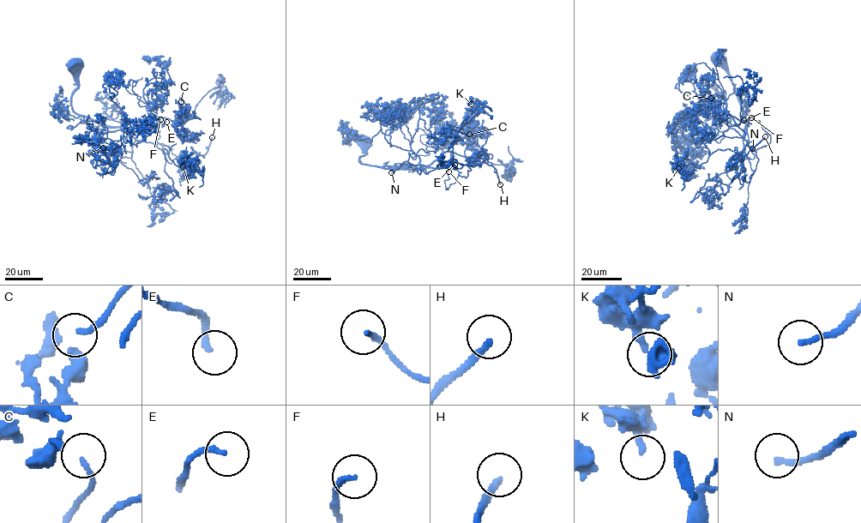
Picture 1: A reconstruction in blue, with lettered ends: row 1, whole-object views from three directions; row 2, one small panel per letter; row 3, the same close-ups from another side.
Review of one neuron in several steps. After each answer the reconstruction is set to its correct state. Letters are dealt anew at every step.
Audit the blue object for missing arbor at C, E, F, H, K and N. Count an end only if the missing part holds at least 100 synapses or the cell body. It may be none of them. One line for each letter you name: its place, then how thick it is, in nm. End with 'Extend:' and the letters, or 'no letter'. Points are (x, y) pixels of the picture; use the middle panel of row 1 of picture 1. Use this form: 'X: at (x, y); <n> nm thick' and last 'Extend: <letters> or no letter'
F: at (448, 171); 180 nm thick
N: at (391, 172); 190 nm thick
Extend: F, N

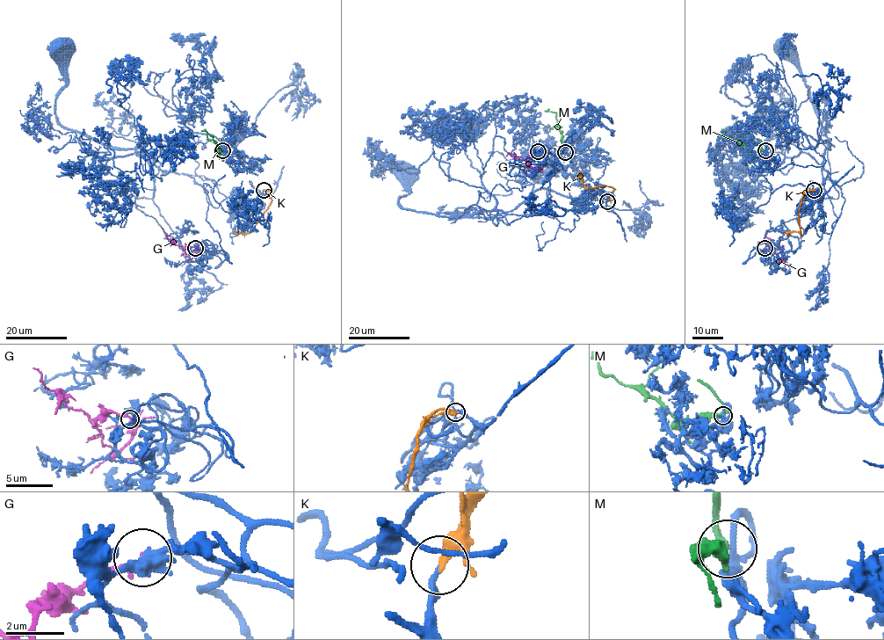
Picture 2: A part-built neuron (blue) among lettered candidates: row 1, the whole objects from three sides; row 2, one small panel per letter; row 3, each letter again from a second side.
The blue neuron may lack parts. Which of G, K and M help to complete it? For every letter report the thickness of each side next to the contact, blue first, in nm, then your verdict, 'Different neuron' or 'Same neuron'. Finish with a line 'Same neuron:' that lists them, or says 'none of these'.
G: Thickness 320 nm (blue) against 190 nm. Different neuron
K: Thickness 240 nm (blue) against 240 nm. Same neuron
M: Thickness 240 nm (blue) against 320 nm. Different neuron
Same neuron: K

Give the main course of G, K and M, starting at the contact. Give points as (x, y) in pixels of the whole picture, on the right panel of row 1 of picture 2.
G: (764, 248), (767, 245), (782, 258), (781, 250), (778, 247)
K: (814, 190), (807, 190), (801, 198), (799, 212), (800, 233), (783, 231)
M: (765, 150), (749, 152), (727, 137), (723, 130)

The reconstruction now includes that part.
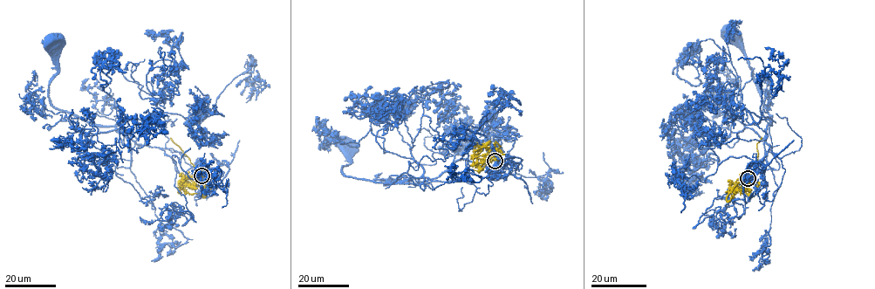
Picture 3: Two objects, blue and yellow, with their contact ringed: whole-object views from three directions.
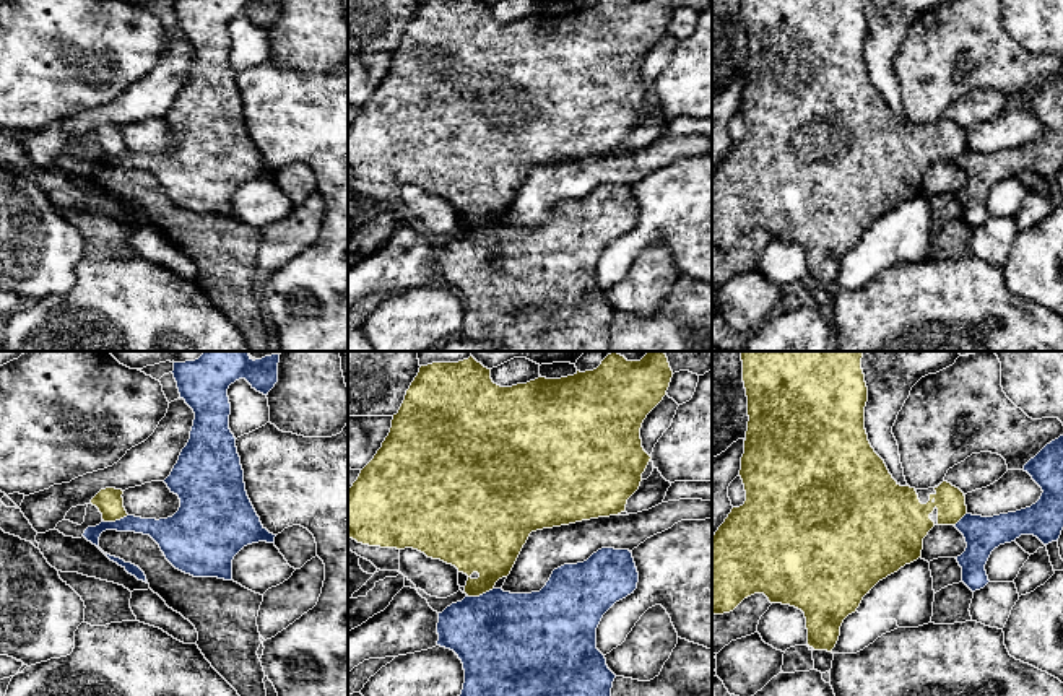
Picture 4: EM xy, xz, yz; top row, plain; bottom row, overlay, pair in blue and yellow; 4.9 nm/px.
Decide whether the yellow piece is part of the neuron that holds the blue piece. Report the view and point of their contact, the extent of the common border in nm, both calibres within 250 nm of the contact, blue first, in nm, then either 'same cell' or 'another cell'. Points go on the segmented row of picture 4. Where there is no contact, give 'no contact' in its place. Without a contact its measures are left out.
xz (480, 595) | 140 nm | 460/280 nm | same cell

